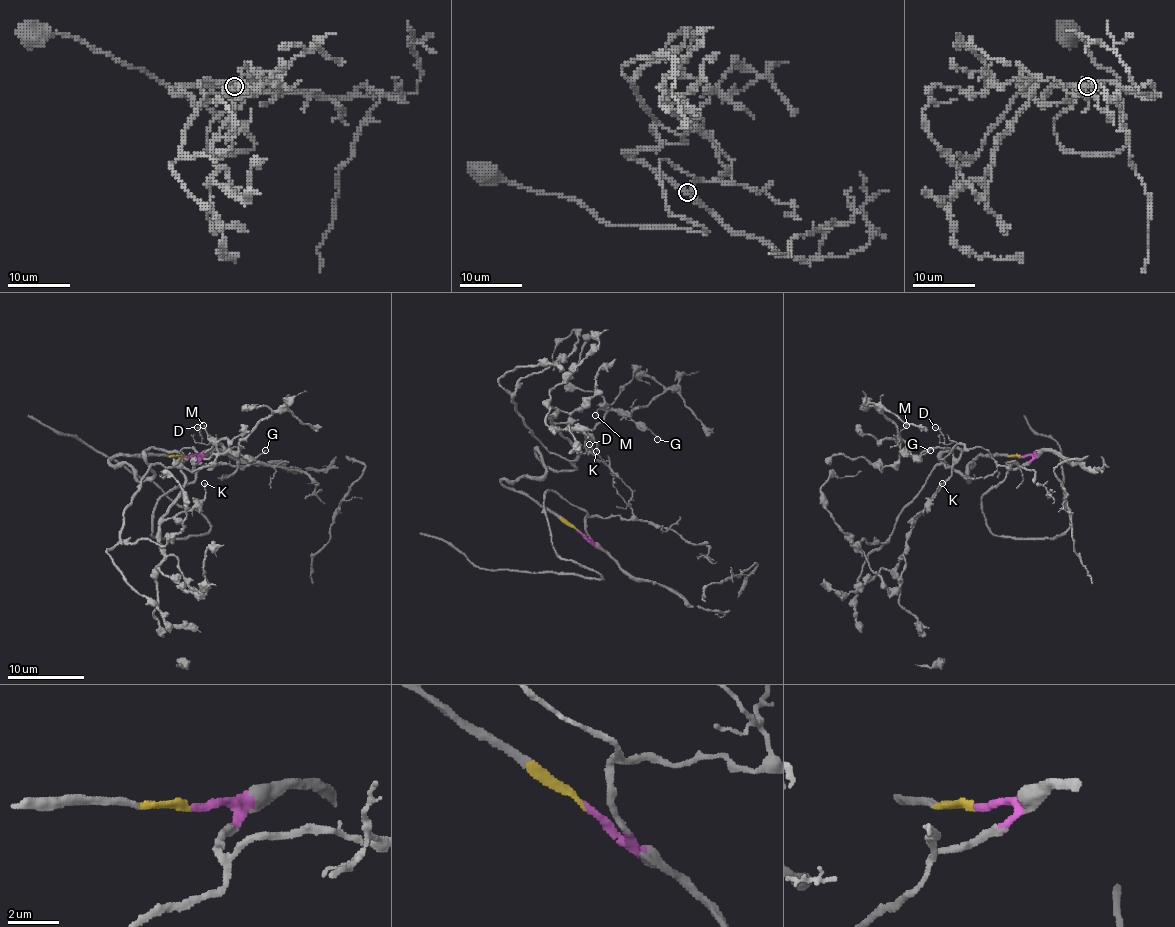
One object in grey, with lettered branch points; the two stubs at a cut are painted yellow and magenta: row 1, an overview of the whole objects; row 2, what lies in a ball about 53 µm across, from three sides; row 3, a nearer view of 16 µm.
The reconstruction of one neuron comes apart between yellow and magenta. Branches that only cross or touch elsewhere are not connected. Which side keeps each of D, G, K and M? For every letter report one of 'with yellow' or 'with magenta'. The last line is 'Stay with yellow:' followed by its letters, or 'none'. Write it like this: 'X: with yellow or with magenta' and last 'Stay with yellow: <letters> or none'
D: with magenta
G: with yellow
K: with yellow
M: with yellow
Stay with yellow: G, K, M

